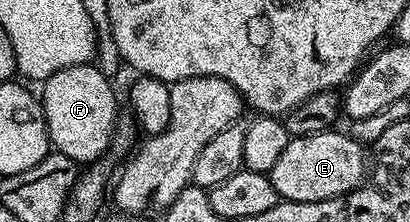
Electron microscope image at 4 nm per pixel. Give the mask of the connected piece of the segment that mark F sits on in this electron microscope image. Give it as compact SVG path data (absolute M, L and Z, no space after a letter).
M78 63L72 67L62 67L42 80L43 116L47 126L47 138L56 152L71 158L75 164L91 165L107 151L111 135L117 131L115 115L115 91L112 80L107 79L95 65Z

